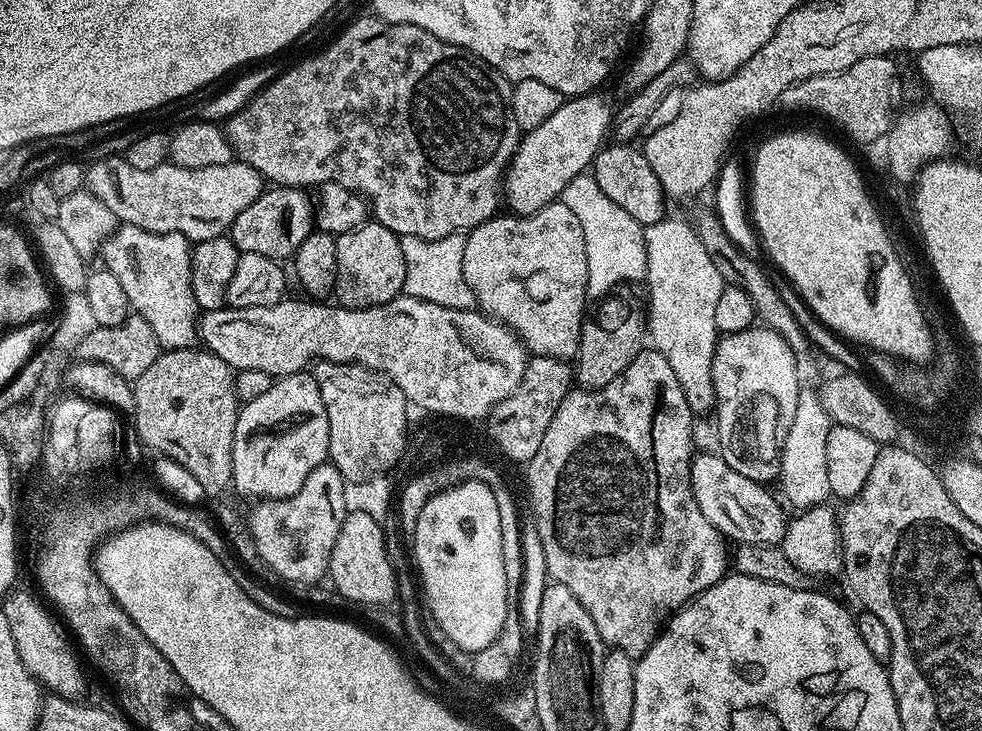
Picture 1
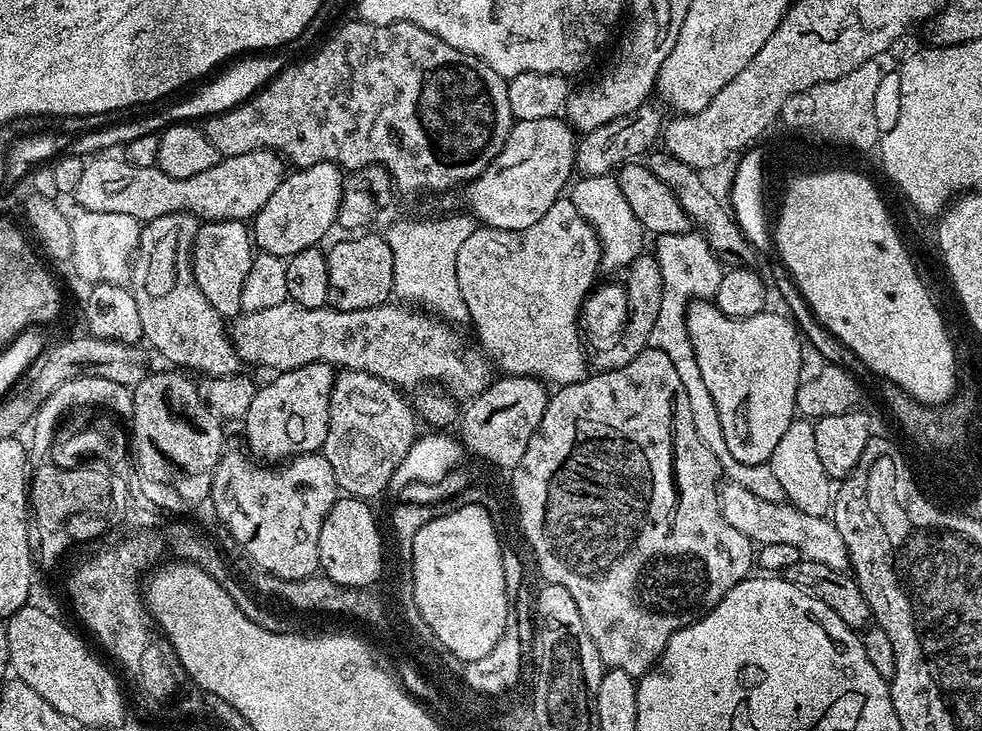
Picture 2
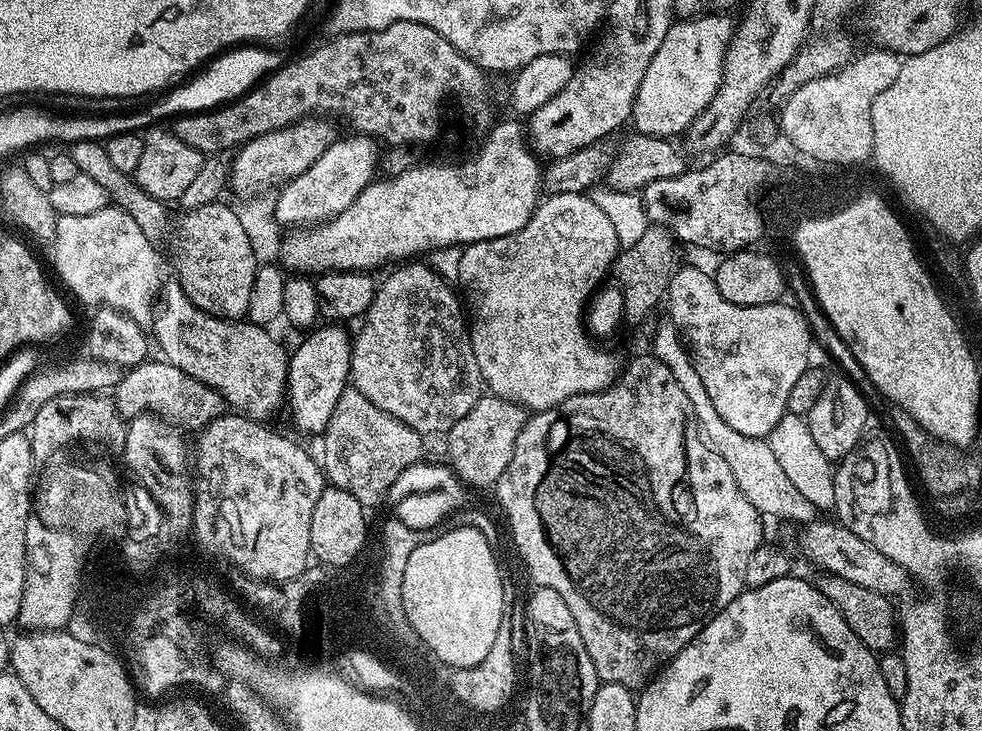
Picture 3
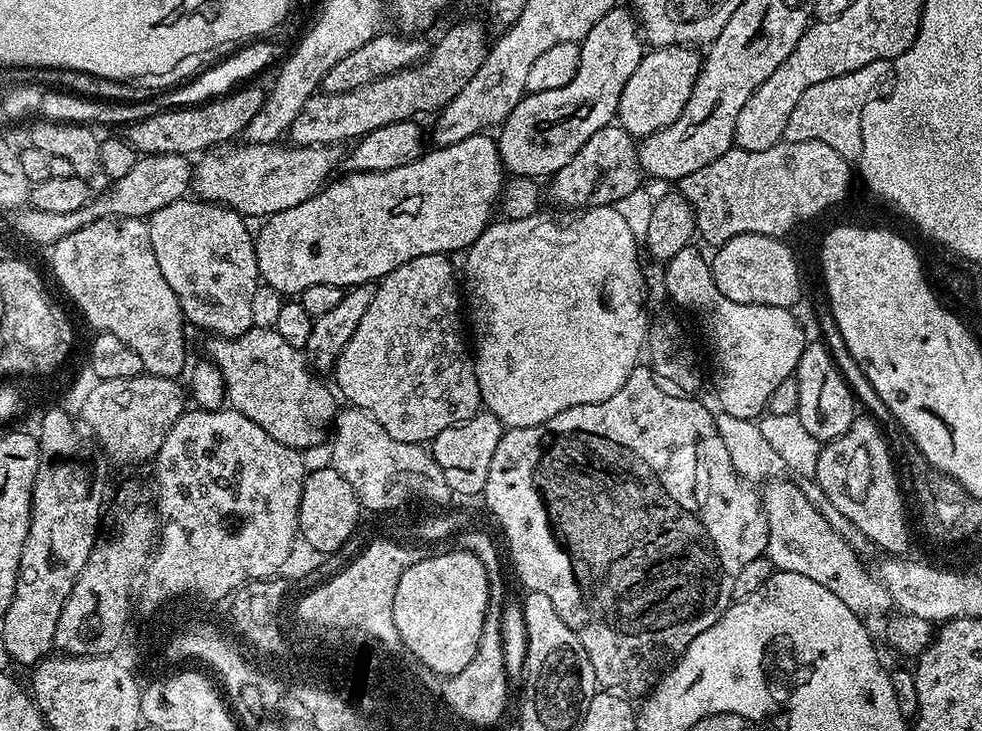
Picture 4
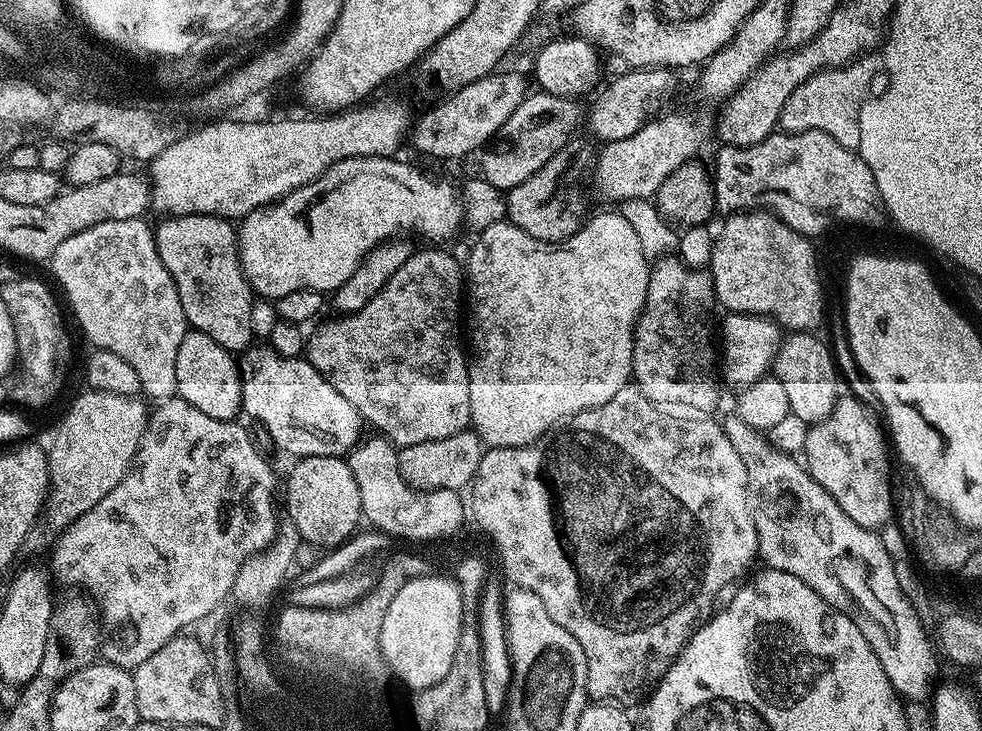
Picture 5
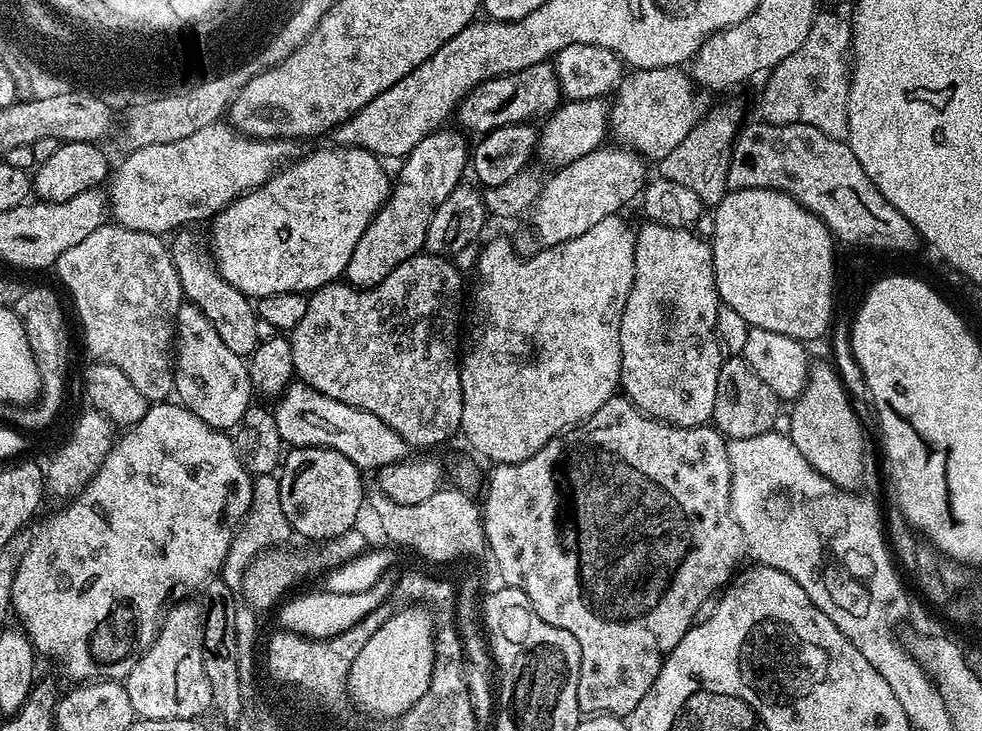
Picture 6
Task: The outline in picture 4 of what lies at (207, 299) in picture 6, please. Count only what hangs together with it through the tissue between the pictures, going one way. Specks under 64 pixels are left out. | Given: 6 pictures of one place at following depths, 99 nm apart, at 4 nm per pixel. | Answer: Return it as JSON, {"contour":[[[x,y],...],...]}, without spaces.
{"contour":[[[185,198],[170,202],[170,206],[162,206],[162,210],[154,210],[154,214],[147,217],[146,223],[150,232],[150,246],[154,246],[154,258],[158,258],[158,270],[162,270],[162,278],[166,278],[167,284],[170,285],[170,290],[174,290],[174,294],[178,297],[178,306],[182,306],[185,321],[191,327],[193,324],[196,328],[205,328],[206,331],[212,332],[208,334],[225,340],[232,340],[236,336],[241,336],[250,331],[254,327],[252,322],[254,290],[262,281],[258,270],[254,232],[253,229],[248,229],[249,221],[241,216],[240,213],[235,212],[233,208],[226,208],[223,204],[209,204],[196,198]]]}

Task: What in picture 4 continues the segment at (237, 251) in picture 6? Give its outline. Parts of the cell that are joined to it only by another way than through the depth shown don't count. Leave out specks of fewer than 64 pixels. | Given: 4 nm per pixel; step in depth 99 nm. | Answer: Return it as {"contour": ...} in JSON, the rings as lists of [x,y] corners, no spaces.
{"contour":[[[491,135],[471,136],[449,148],[433,147],[431,150],[425,151],[424,155],[418,157],[414,162],[394,166],[394,170],[382,170],[381,172],[349,171],[348,176],[342,177],[341,180],[336,178],[325,184],[319,192],[315,192],[310,198],[306,198],[306,202],[302,202],[290,210],[282,210],[278,214],[267,217],[261,223],[264,225],[261,226],[260,232],[258,228],[254,236],[261,281],[274,286],[274,290],[278,290],[285,297],[296,298],[299,297],[302,290],[306,290],[306,286],[338,286],[347,290],[356,287],[358,284],[379,282],[383,280],[386,274],[390,274],[395,268],[402,266],[402,262],[410,262],[410,258],[422,258],[422,254],[463,253],[483,234],[484,229],[488,227],[493,219],[492,207],[495,204],[497,207],[506,181],[504,164],[500,161],[500,149],[497,141],[493,137],[491,140],[488,136]]]}

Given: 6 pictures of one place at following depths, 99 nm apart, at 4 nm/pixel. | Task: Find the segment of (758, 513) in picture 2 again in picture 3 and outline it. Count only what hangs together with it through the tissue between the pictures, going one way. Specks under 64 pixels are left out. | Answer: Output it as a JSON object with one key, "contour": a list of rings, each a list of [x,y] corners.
{"contour":[[[818,518],[807,523],[803,530],[802,546],[805,552],[823,567],[821,569],[825,573],[855,582],[858,586],[874,590],[875,593],[881,593],[889,598],[902,593],[909,584],[911,586],[912,578],[904,568],[898,566],[896,562],[891,562],[890,558],[880,554],[868,542],[863,542],[862,538],[858,538],[853,531],[839,521],[830,522]]]}

